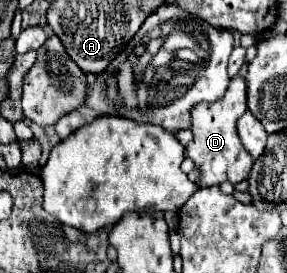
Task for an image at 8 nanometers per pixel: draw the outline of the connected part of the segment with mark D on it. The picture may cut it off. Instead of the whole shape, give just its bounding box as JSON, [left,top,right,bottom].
[184,75,254,187]

